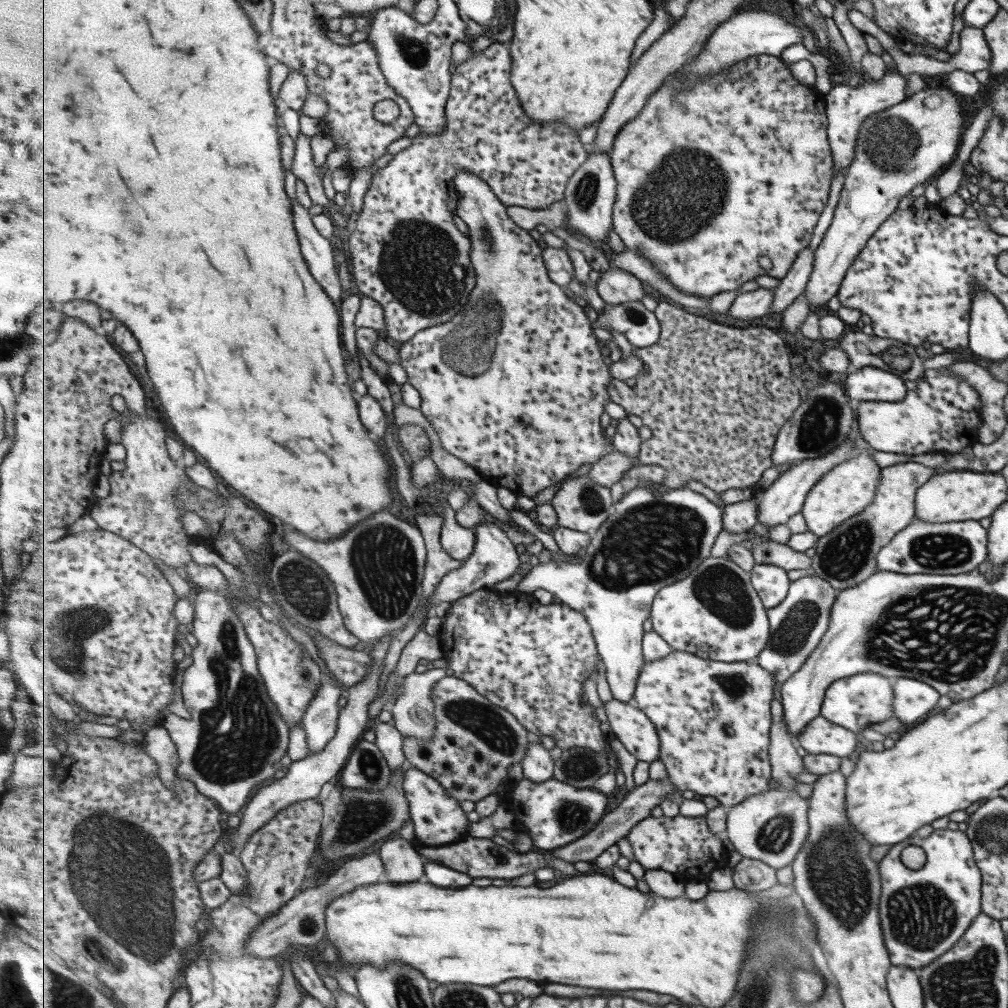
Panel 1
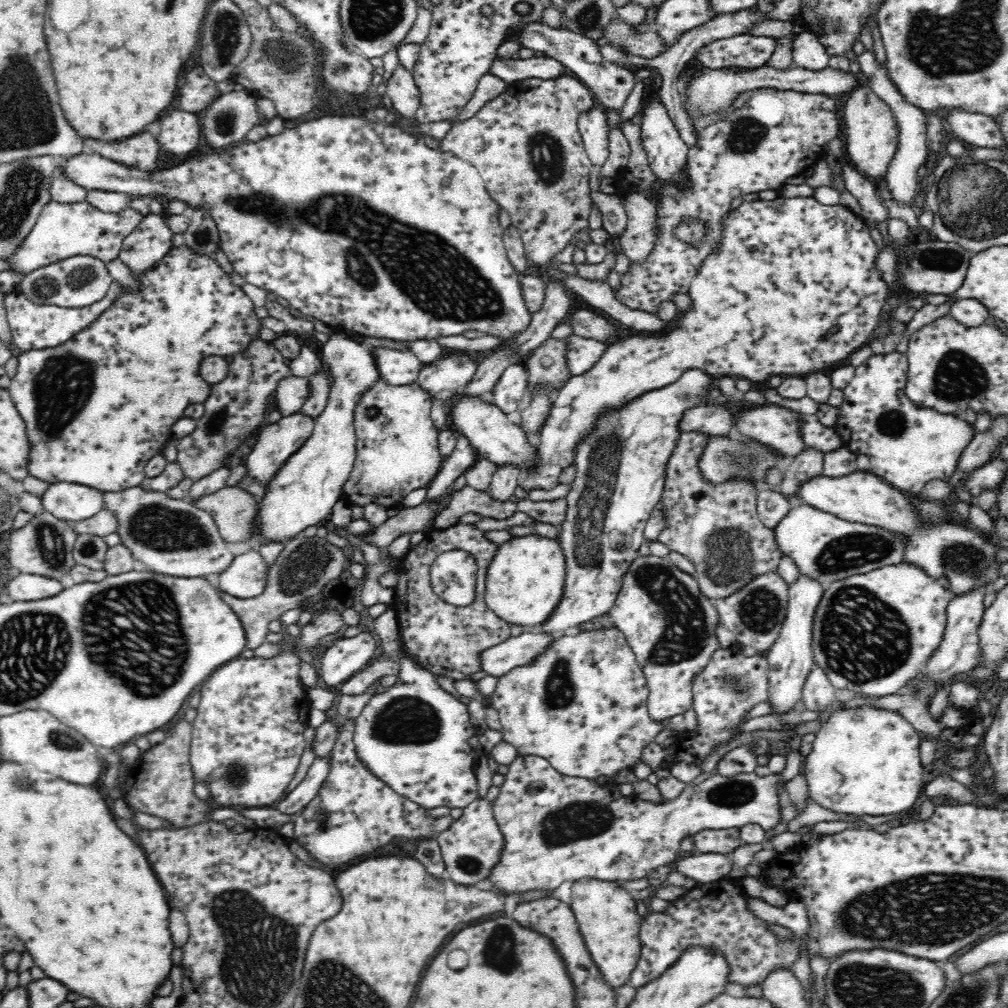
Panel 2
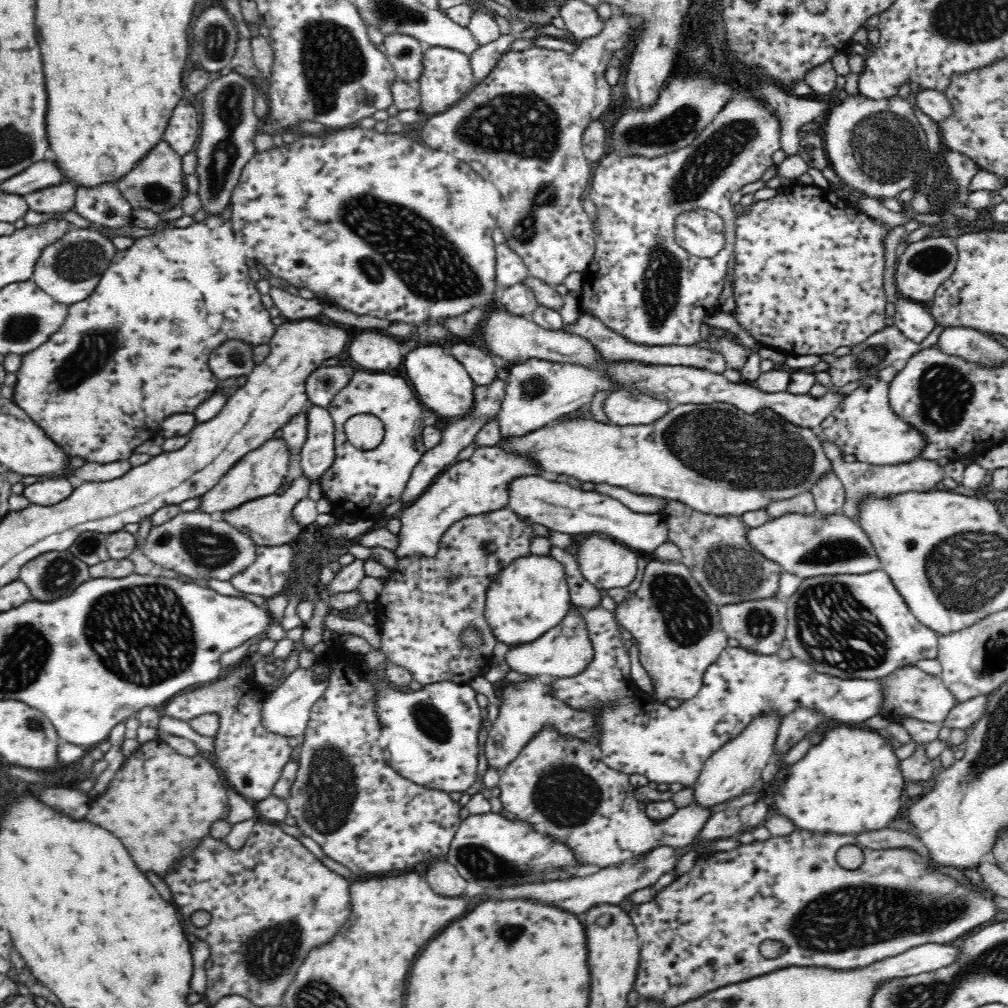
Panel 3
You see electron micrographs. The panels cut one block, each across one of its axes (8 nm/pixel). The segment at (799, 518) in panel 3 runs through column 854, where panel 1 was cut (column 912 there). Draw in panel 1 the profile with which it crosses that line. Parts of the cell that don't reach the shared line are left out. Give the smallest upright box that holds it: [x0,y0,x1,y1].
[876,518,986,574]

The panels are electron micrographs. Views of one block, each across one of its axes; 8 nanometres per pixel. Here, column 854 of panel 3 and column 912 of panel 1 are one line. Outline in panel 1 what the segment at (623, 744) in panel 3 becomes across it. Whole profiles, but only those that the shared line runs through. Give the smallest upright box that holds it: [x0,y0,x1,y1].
[890,678,938,724]

